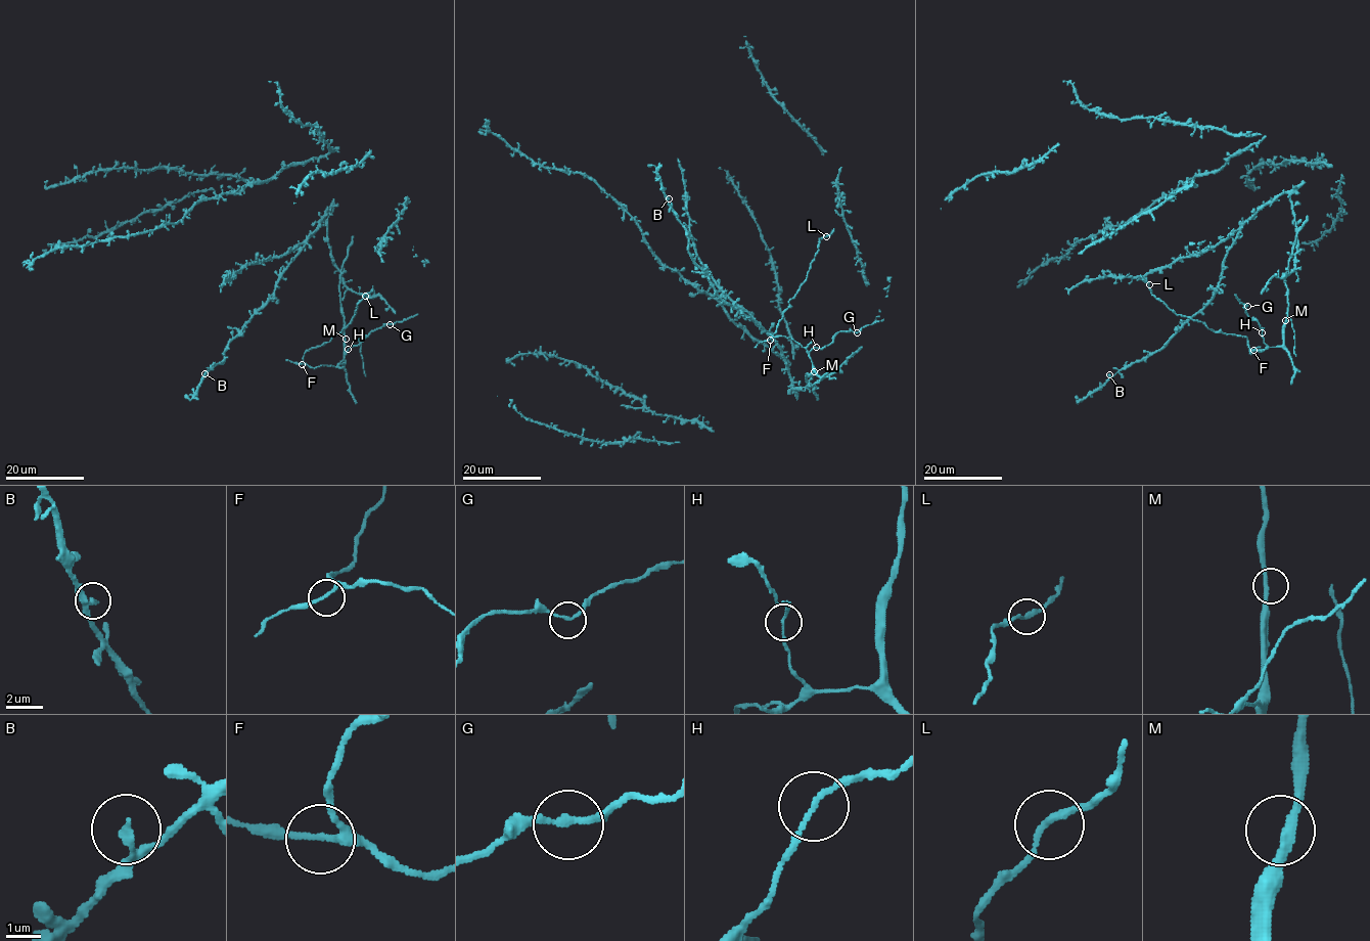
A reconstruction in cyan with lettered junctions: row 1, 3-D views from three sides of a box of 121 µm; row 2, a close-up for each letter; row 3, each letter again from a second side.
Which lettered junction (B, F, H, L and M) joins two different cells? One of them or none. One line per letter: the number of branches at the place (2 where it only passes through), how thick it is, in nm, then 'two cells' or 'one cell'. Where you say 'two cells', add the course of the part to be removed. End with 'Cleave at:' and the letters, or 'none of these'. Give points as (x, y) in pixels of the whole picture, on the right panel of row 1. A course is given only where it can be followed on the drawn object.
B: branches 2; calibre 160 nm; one cell
F: branches 3; calibre 140 nm; one cell
H: branches 2; calibre 130 nm; two cells; course (1262, 331), (1261, 325), (1246, 314), (1246, 306), (1234, 295)
L: branches 2; calibre 200 nm; one cell
M: branches 2; calibre 280 nm; one cell
Cleave at: H

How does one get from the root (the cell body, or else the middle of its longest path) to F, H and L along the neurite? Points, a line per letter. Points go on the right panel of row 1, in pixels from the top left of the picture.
F: (1287, 288), (1288, 316), (1283, 344), (1251, 350), (1250, 354), (1253, 350)
H: (1287, 288), (1288, 316), (1283, 344), (1268, 347), (1262, 331)
L: (1287, 288), (1283, 344), (1250, 354), (1246, 338), (1215, 332), (1201, 322), (1177, 314), (1152, 295), (1149, 284)

